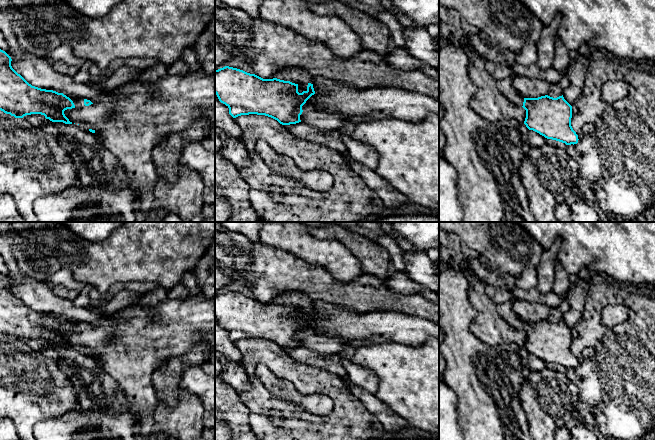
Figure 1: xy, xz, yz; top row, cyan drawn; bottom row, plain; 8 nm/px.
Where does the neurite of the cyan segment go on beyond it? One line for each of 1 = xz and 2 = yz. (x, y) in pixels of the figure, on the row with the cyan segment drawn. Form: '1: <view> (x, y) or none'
1: xz (295, 75)
2: yz (505, 85)

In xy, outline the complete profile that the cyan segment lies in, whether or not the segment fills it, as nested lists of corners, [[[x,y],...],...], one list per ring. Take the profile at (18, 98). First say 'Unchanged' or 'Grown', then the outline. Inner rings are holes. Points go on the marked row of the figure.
Grown. [[[0,49],[0,110],[15,118],[41,114],[52,122],[72,124],[64,111],[93,104],[82,98],[69,98],[63,93],[29,84],[11,66],[11,57]]]

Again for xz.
Grown. [[[225,66],[223,68],[215,70],[215,94],[217,95],[219,101],[221,103],[225,104],[229,108],[229,114],[233,118],[236,118],[241,115],[257,114],[257,115],[265,115],[265,116],[271,117],[275,120],[277,120],[282,125],[290,125],[290,124],[296,124],[296,123],[301,122],[300,115],[303,112],[302,106],[306,103],[306,101],[312,95],[315,94],[313,84],[311,84],[309,81],[310,81],[310,76],[308,75],[308,73],[306,71],[304,71],[303,69],[295,68],[295,67],[279,69],[279,71],[275,73],[275,77],[273,79],[263,79],[255,74],[250,74],[250,73],[247,73],[247,72],[237,69],[237,68]]]

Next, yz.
Grown. [[[512,77],[496,80],[500,92],[512,103],[522,106],[526,110],[524,124],[547,139],[556,140],[566,145],[577,144],[578,135],[571,126],[572,106],[564,99],[563,95],[557,98],[548,95],[538,98],[524,98],[513,86]]]

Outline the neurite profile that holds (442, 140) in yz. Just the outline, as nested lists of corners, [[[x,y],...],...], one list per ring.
[[[439,104],[439,149],[443,150],[446,139],[440,127],[440,122],[444,116],[444,107]]]

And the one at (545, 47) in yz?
[[[557,16],[549,25],[543,26],[540,40],[536,44],[536,63],[542,70],[552,67],[559,23],[560,17]]]

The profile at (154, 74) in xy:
[[[160,61],[143,70],[139,74],[139,80],[144,85],[159,86],[160,81],[169,75],[169,69]]]

